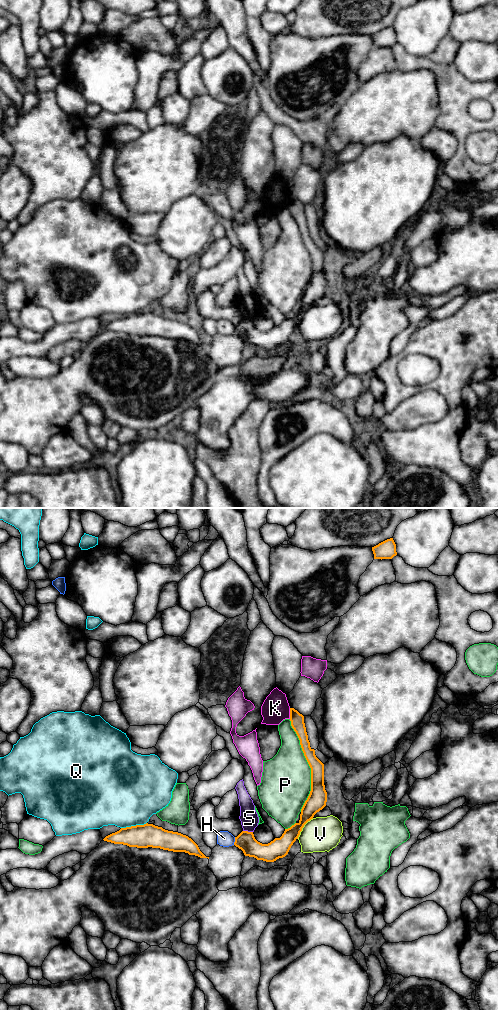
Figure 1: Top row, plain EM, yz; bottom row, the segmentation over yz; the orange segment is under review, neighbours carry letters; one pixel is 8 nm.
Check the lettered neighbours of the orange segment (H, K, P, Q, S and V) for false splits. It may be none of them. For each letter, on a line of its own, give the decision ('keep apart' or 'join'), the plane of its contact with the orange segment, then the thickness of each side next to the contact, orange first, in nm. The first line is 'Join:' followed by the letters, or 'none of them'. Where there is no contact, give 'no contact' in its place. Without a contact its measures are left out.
Join: none of them
H: keep apart; meets orange in yz; 150 nm thick on the orange side, 120 nm on the other
K: keep apart; meets orange in yz; 110 nm thick on the orange side, 220 nm on the other
P: keep apart; meets orange in yz; 140 nm thick on the orange side, 400 nm on the other
Q: keep apart; meets orange in yz; 190 nm thick on the orange side, 480 nm on the other
S: keep apart; meets orange in yz; 150 nm thick on the orange side, 150 nm on the other
V: keep apart; meets orange in yz; 160 nm thick on the orange side, 280 nm on the other

